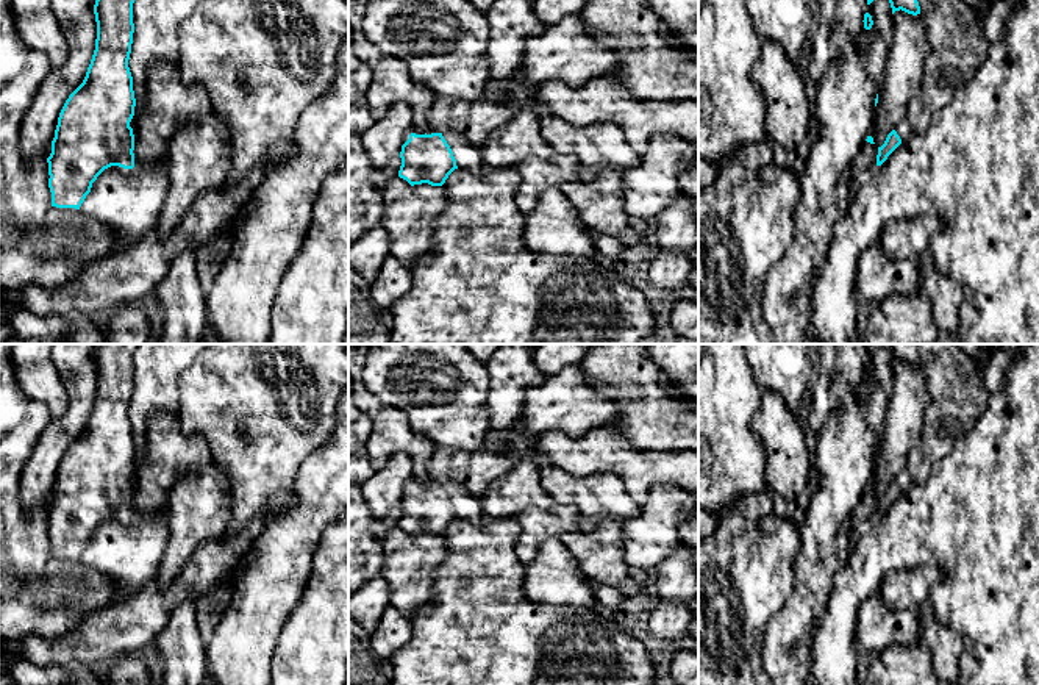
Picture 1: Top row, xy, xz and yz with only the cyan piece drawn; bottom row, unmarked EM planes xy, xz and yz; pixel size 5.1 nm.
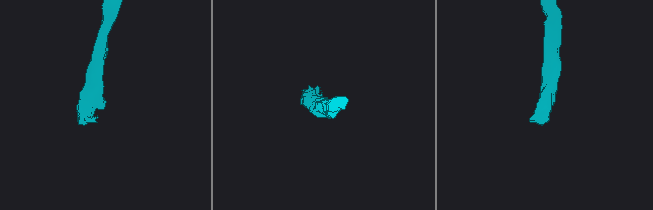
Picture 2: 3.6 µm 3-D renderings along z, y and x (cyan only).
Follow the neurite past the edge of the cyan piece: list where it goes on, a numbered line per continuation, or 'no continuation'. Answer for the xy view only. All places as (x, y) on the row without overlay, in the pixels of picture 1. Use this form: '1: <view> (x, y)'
no continuation

